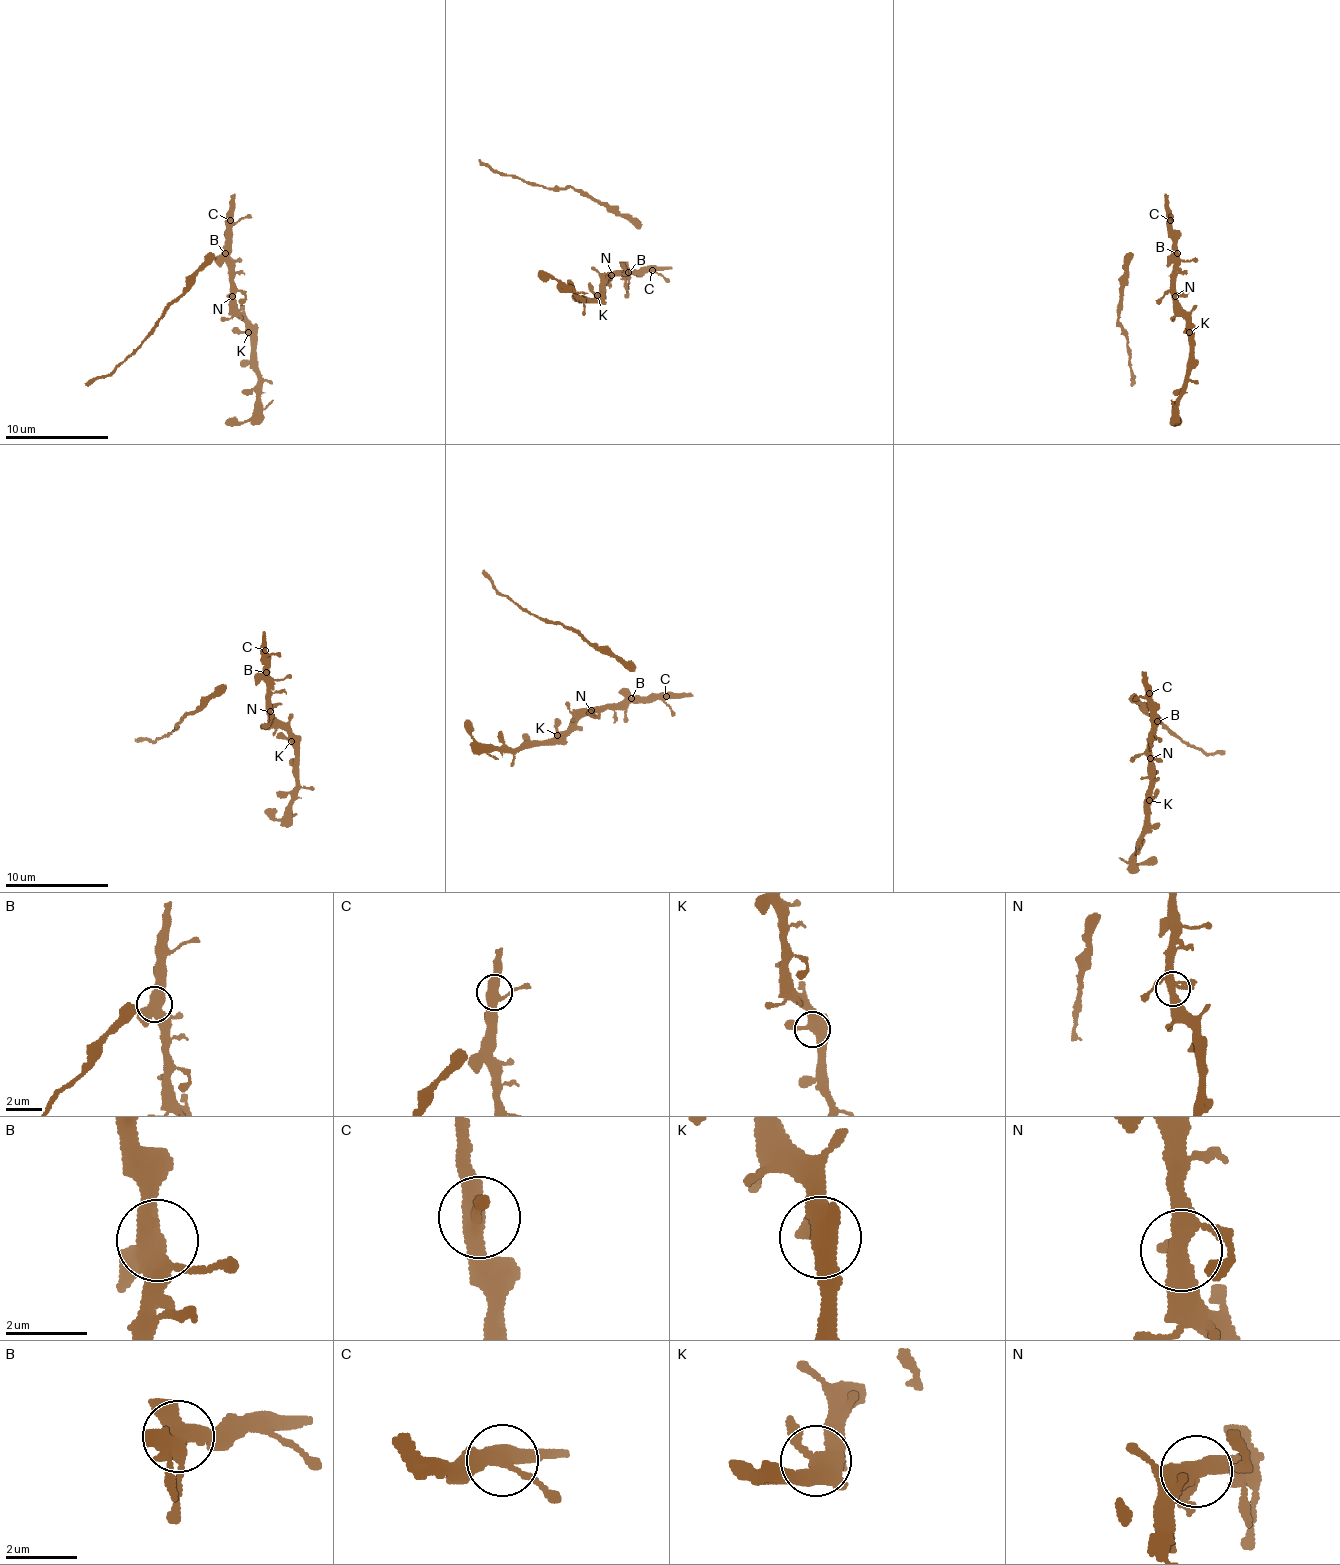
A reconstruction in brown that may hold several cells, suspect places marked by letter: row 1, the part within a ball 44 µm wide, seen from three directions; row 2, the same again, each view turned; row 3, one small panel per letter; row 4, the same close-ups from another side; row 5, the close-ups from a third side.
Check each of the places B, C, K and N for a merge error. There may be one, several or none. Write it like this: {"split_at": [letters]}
{"split_at": []}

